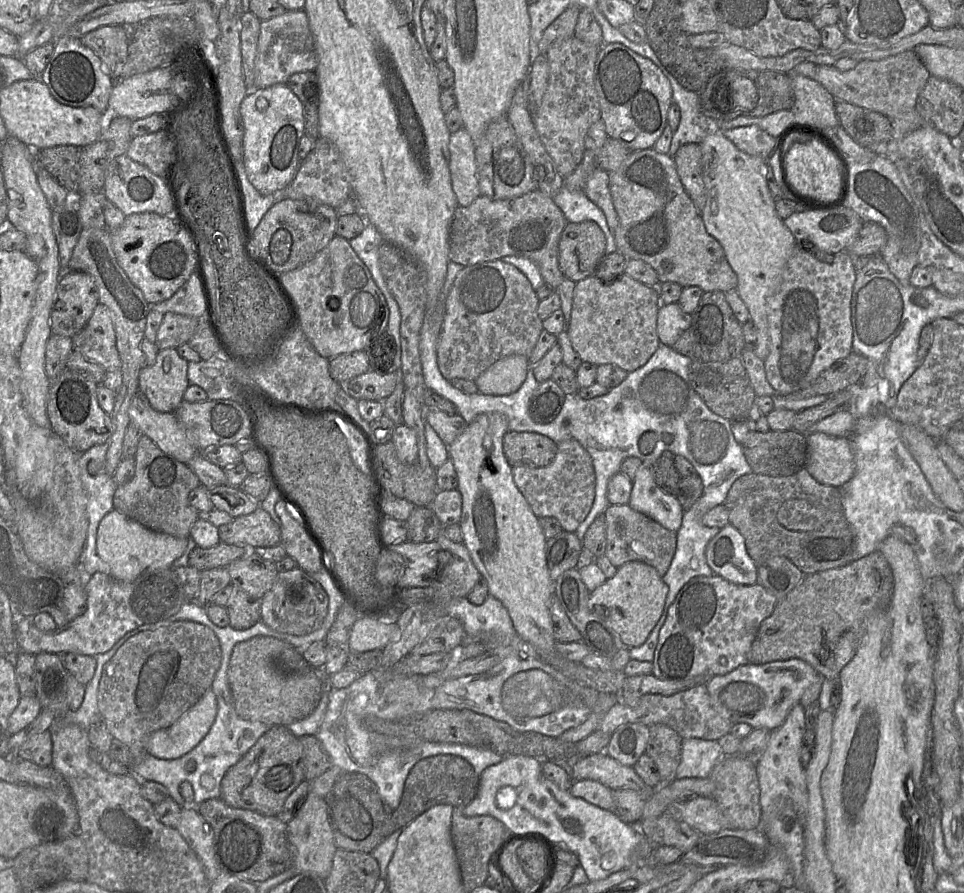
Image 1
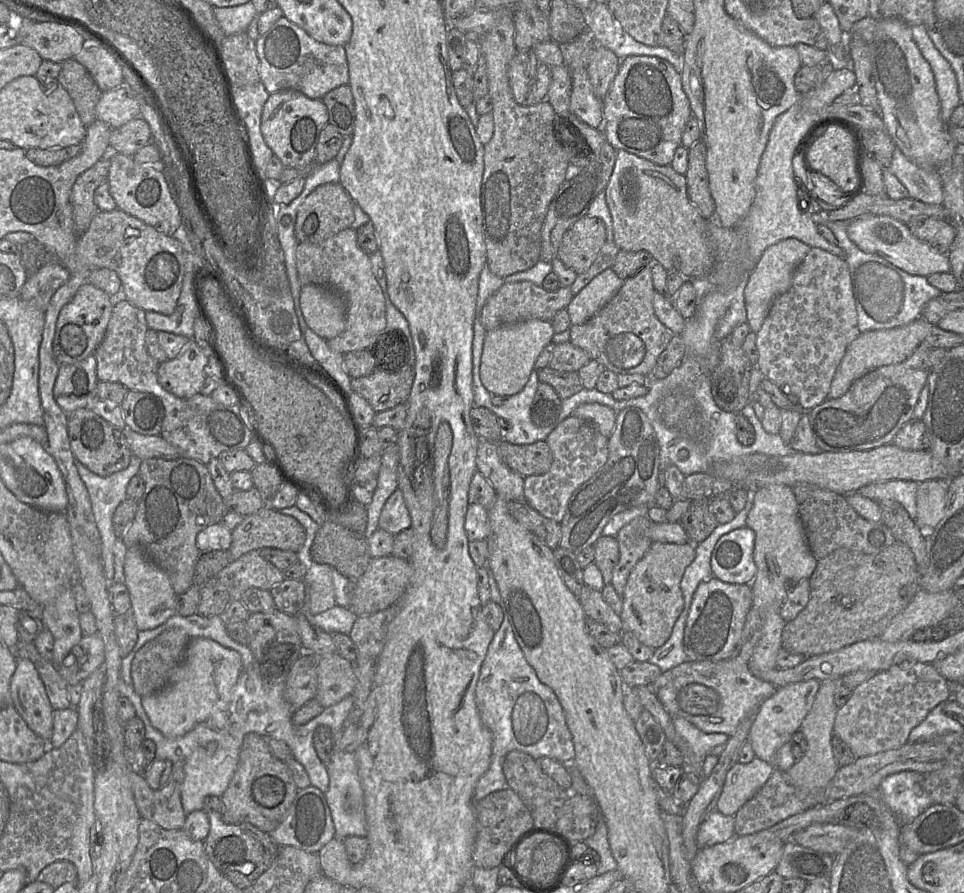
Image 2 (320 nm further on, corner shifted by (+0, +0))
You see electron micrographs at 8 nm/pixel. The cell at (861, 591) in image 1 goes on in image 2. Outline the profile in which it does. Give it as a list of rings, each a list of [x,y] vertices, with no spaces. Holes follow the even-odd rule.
[[[896,540],[876,554],[837,549],[818,560],[809,582],[809,602],[782,631],[782,648],[806,658],[879,637],[920,589],[914,554]]]

